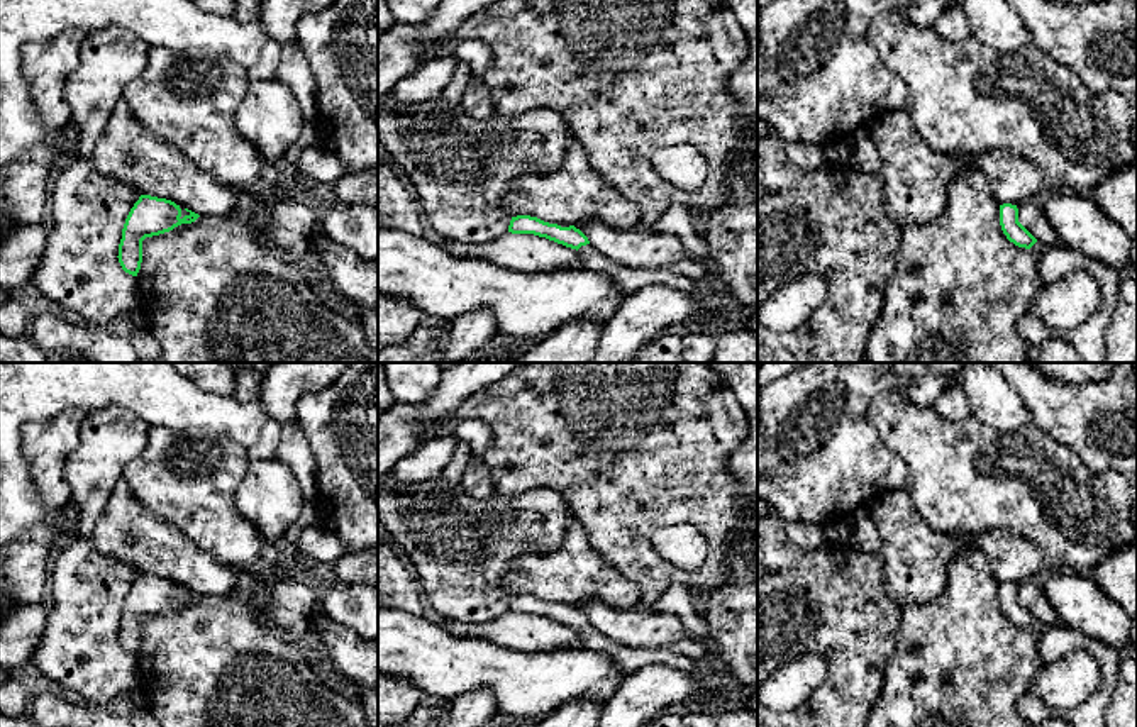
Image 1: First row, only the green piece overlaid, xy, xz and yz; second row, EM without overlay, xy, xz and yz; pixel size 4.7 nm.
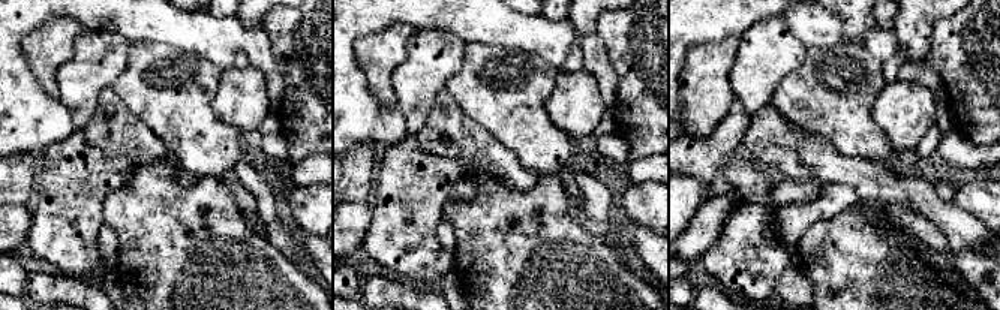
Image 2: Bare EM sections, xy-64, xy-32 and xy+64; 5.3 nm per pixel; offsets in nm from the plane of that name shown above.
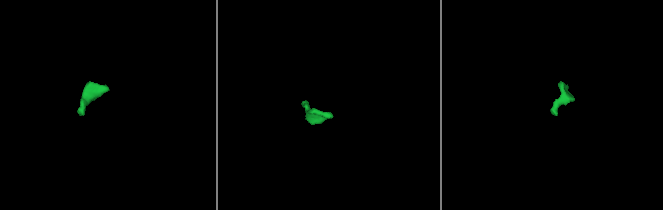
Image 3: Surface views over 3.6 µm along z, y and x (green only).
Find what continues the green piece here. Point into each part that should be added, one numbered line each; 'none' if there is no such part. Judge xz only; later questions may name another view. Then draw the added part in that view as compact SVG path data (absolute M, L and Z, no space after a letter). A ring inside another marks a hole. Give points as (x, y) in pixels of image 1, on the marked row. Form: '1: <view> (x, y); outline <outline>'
1: xz (629, 278); outline M591 244L581 246L578 254L583 268L610 278L629 293L649 285L664 285L683 293L700 293L698 283L676 269L666 268L646 271L639 268L629 268L603 256Z

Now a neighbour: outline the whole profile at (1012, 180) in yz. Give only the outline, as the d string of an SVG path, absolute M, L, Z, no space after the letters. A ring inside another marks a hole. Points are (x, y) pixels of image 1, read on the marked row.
M991 149L976 158L978 168L990 183L998 205L1020 205L1045 191L1042 171L1001 149Z

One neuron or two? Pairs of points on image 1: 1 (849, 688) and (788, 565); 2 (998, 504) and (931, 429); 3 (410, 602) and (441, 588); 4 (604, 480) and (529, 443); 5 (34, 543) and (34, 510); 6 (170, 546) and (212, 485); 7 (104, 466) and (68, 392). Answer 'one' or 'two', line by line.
1: one
2: one
3: two
4: one
5: two
6: two
7: two

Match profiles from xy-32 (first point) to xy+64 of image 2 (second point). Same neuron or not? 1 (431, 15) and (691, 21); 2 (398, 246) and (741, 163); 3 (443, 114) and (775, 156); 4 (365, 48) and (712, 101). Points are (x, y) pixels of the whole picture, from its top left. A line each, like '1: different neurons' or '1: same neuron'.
1: same neuron
2: same neuron
3: same neuron
4: same neuron

